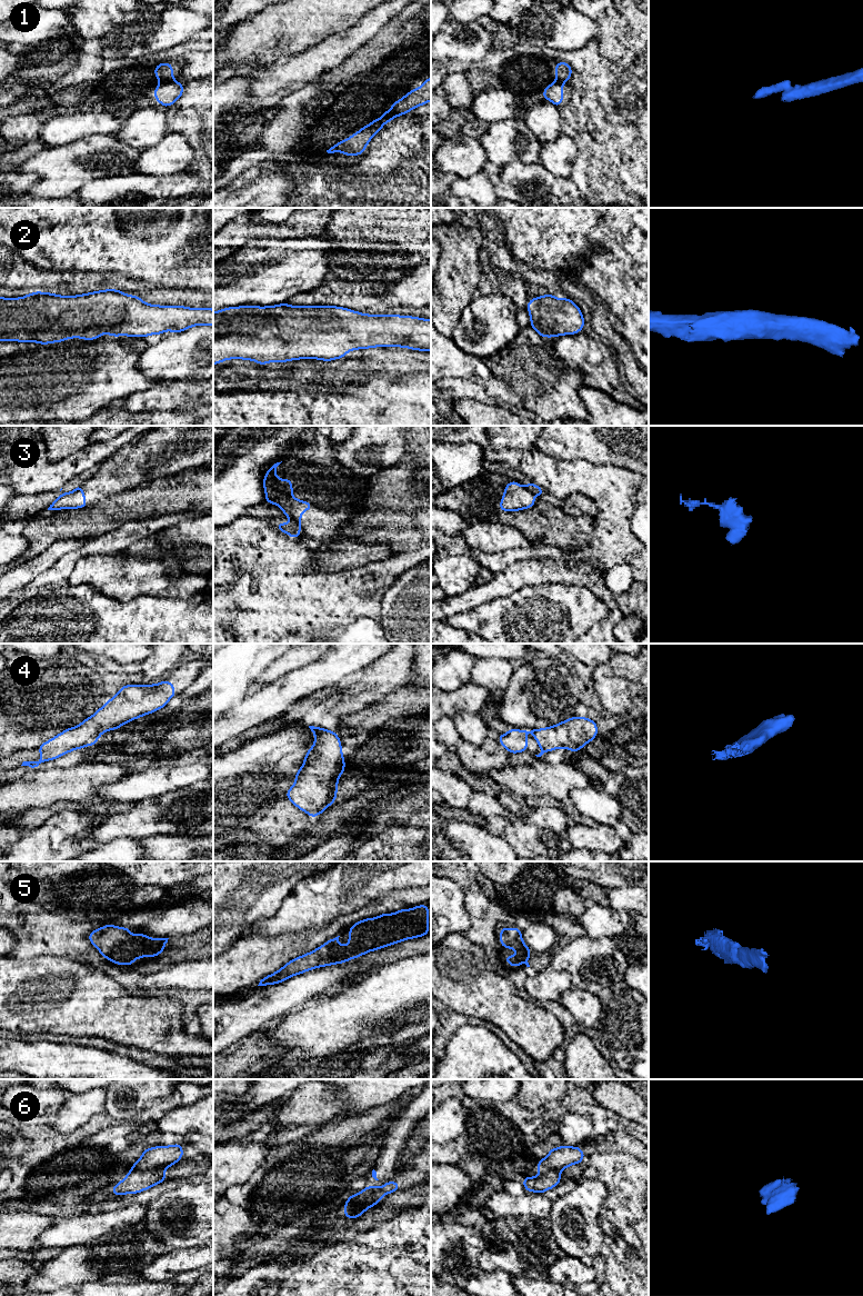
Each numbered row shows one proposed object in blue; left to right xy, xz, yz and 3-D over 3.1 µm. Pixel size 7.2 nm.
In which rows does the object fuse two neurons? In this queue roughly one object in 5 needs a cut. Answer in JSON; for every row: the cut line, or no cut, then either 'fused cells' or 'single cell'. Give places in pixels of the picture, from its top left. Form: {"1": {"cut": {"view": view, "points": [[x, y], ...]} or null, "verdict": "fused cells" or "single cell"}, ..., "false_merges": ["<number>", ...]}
{"1": {"cut": {"view": "xy", "points": [[171, 77], [161, 81]]}, "verdict": "fused cells"}, "2": {"cut": null, "verdict": "single cell"}, "3": {"cut": {"view": "yz", "points": [[524, 486], [532, 494]]}, "verdict": "fused cells"}, "4": {"cut": null, "verdict": "single cell"}, "5": {"cut": null, "verdict": "single cell"}, "6": {"cut": {"view": "xy", "points": [[132, 1167], [139, 1170], [162, 1170]]}, "verdict": "fused cells"}, "false_merges": ["1", "3", "6"]}

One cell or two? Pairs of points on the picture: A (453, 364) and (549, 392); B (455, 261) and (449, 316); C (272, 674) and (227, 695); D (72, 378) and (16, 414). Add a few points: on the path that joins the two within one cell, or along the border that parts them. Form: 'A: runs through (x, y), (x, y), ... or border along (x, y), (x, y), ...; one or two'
A: runs through (477, 369), (500, 390), (525, 390); one
B: runs through (448, 275), (448, 302); one
C: border along (270, 663), (252, 683); two
D: runs through (58, 382), (44, 385), (30, 399); one

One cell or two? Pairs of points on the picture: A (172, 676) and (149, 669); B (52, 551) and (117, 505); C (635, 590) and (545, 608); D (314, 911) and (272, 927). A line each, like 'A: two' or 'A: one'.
A: two
B: two
C: two
D: one

